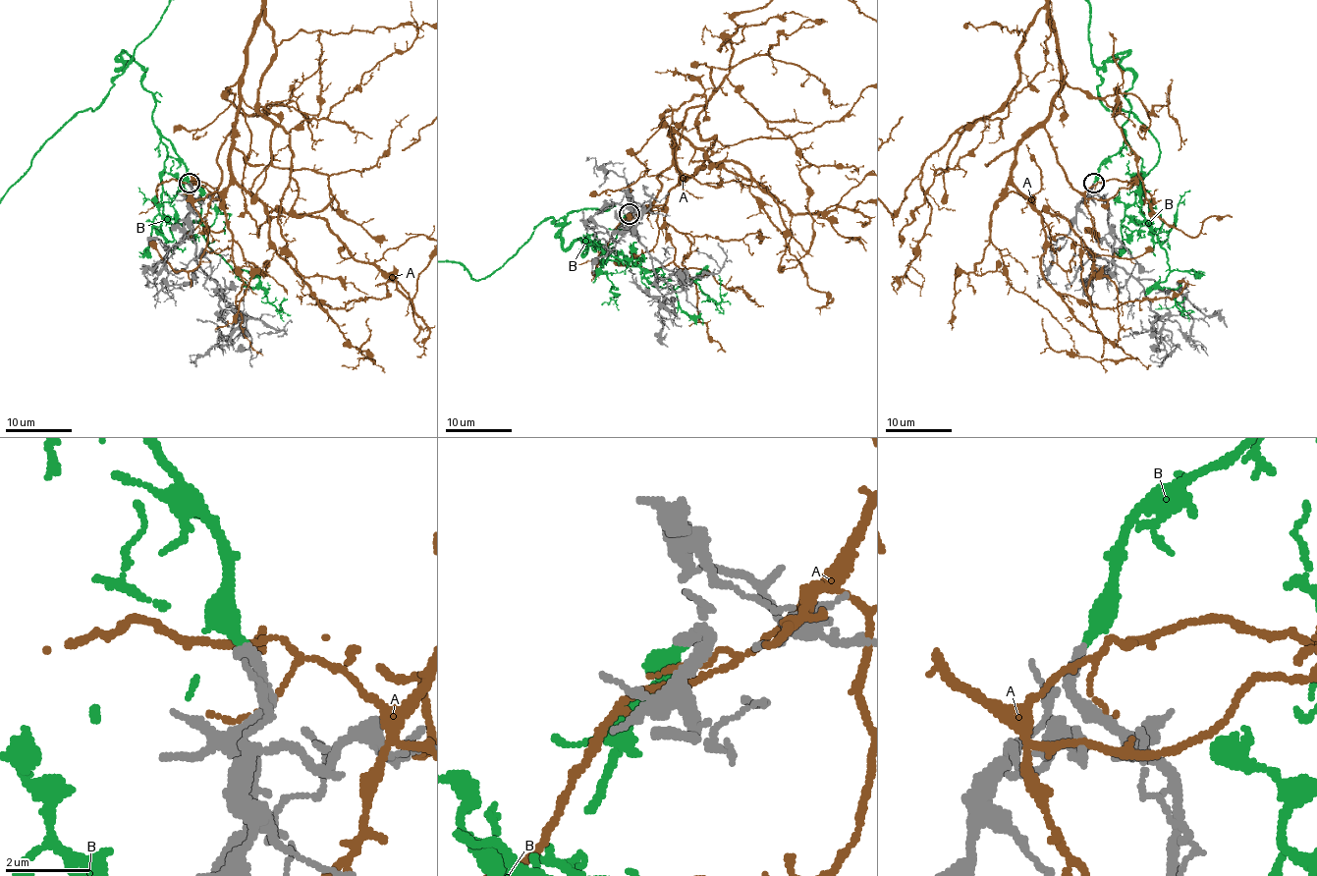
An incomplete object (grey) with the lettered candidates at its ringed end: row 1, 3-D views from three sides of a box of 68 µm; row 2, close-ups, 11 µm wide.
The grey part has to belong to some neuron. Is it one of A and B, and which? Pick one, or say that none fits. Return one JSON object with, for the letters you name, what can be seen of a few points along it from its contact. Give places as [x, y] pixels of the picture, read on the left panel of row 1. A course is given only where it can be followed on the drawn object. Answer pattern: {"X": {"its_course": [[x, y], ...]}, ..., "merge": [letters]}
{"B": {"its_course": [[189, 183], [152, 120], [145, 71], [123, 52], [106, 98], [45, 143]]}, "merge": ["B"]}

